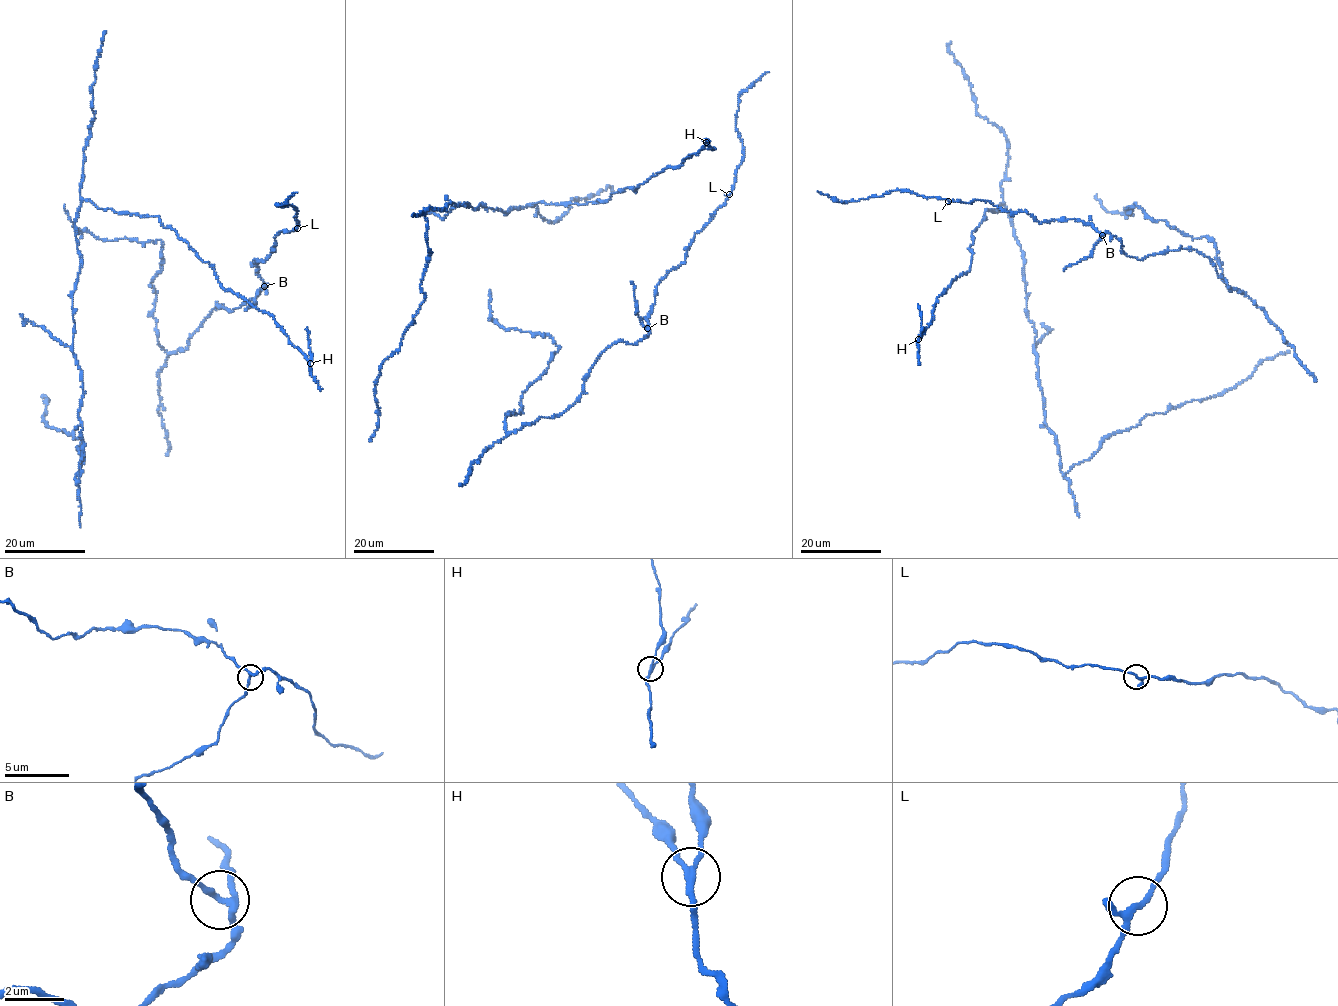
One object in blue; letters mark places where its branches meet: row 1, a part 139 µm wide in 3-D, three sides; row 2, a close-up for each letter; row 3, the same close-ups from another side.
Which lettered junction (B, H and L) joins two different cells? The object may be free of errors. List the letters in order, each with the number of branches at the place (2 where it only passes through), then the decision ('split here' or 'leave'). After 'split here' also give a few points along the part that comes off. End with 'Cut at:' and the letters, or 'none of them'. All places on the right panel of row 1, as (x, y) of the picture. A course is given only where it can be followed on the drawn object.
B: branches 3; leave
H: branches 3; split here; course (918, 339), (922, 324), (918, 304)
L: branches 3; leave
Cut at: H

